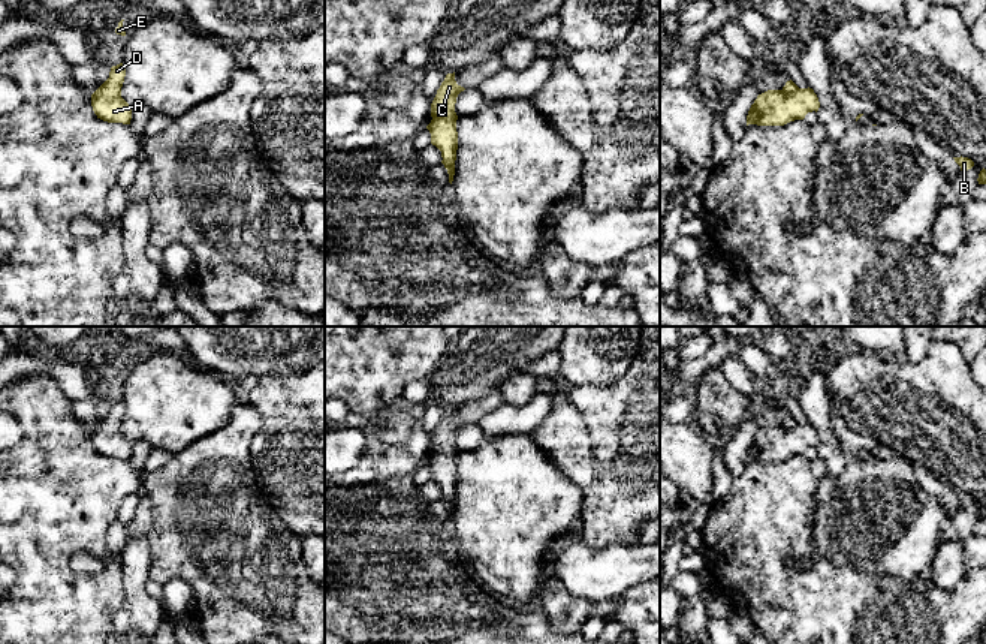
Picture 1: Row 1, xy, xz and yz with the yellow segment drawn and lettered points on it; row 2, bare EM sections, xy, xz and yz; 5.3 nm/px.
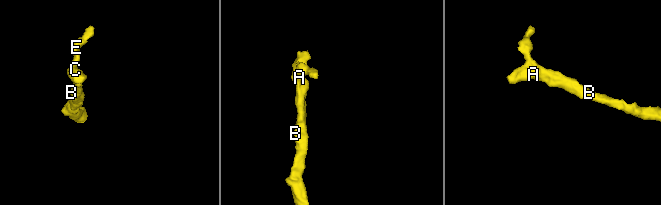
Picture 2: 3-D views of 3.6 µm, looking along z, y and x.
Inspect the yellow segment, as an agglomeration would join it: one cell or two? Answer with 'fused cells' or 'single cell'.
single cell

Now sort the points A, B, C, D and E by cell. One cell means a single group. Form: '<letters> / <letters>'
A B C D E

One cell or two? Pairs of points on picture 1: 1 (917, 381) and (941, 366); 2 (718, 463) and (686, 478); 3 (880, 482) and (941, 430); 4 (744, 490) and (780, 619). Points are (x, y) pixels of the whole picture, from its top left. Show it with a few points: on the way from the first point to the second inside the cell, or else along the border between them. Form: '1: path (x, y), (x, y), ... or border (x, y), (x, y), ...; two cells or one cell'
1: path (923, 381), (935, 372); one cell
2: border (714, 448), (711, 497); two cells
3: border (902, 456), (916, 468); two cells
4: path (750, 523), (750, 571), (757, 581), (757, 587); one cell

